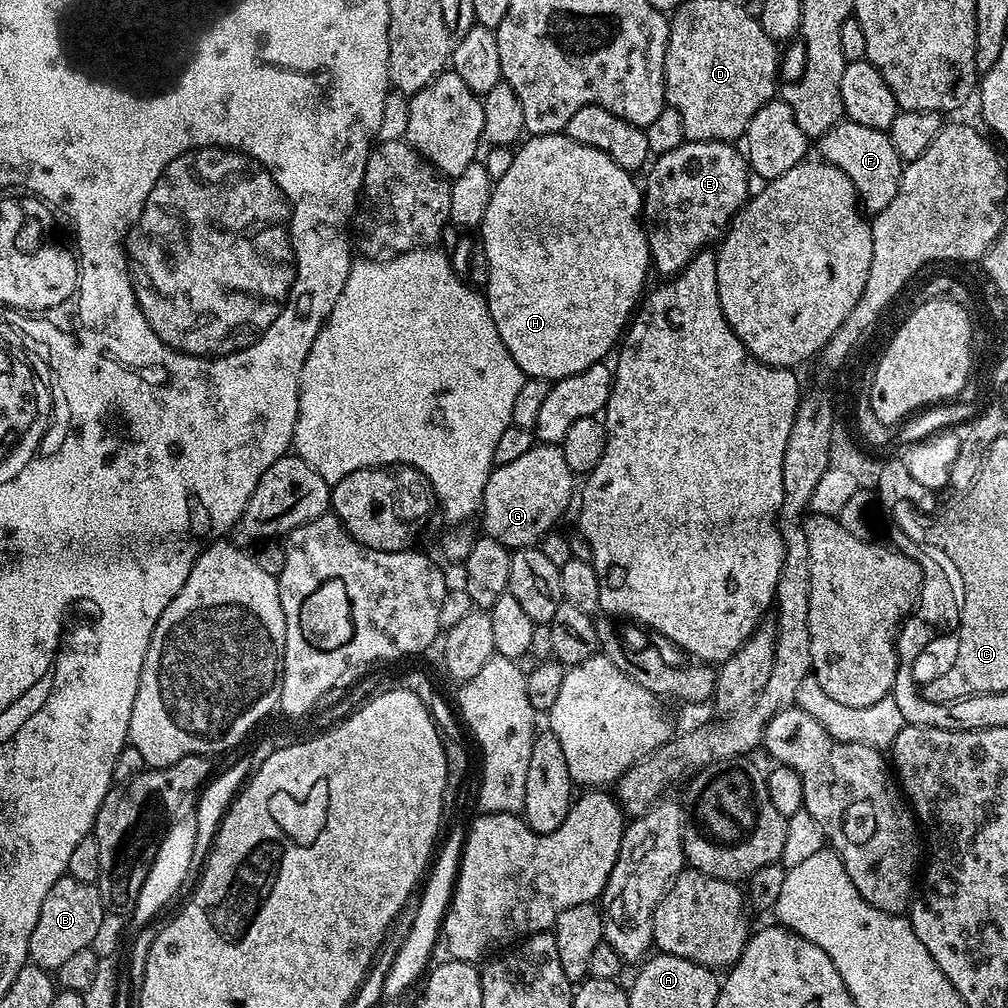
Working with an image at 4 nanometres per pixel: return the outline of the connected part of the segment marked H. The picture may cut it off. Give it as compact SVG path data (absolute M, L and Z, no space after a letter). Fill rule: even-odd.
M563 134L525 139L515 149L515 153L514 162L510 162L510 170L506 170L506 174L502 174L502 178L492 185L490 206L486 206L486 218L482 218L478 229L480 240L484 243L482 251L488 268L486 299L490 318L494 318L498 334L502 334L502 342L506 350L510 350L514 362L518 362L525 377L555 382L562 378L570 378L590 366L601 363L605 359L604 355L617 347L645 295L644 283L648 280L648 272L650 273L650 253L648 234L642 223L642 188L639 183L635 184L632 181L633 173L618 166L614 158L610 158L602 150L594 150L582 142L574 142Z

